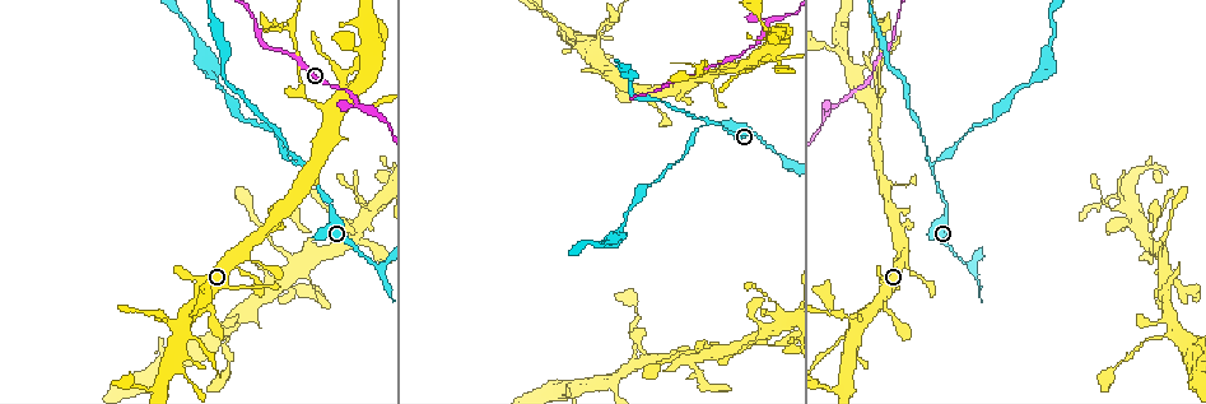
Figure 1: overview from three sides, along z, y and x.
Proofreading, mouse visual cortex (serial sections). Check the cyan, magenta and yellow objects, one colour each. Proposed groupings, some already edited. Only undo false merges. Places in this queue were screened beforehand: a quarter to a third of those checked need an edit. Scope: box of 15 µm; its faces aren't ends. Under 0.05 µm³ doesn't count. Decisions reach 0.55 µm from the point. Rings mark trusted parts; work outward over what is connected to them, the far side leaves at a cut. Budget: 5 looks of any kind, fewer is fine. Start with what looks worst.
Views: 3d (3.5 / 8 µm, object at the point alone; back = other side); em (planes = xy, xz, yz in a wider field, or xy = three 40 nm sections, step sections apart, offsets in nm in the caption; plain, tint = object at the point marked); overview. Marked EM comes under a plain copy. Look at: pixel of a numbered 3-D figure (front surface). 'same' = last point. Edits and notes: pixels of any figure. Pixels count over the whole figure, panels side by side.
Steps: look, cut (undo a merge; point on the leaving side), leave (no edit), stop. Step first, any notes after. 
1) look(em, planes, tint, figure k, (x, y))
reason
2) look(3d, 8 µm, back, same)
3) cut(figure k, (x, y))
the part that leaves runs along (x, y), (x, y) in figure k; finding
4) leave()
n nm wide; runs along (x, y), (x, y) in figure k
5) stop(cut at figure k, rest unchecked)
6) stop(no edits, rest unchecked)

look(3d, 3.5 µm, figure 1, (878, 101))
thin neck

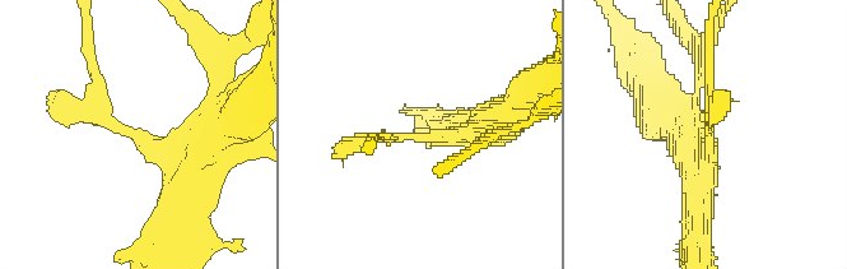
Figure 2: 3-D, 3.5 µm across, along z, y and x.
look(em, planes, tint, figure 2, (400, 138))
need the tissue

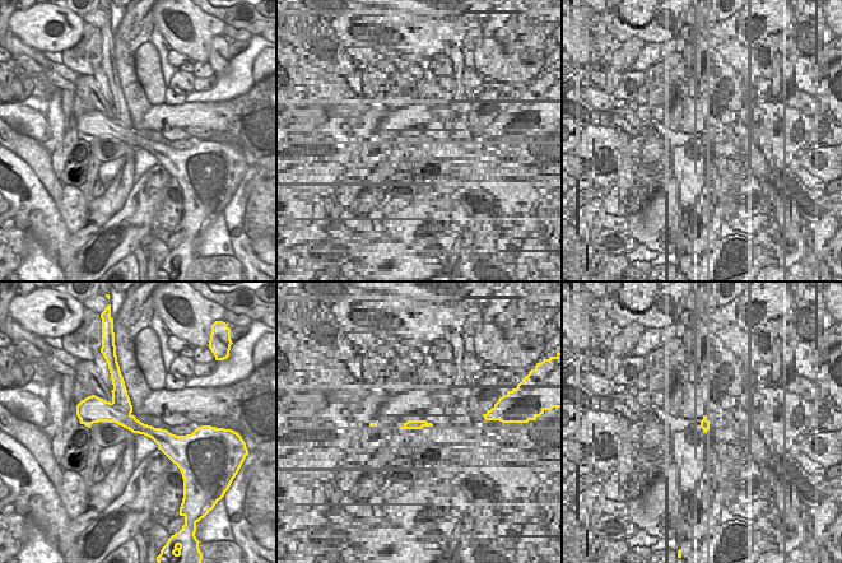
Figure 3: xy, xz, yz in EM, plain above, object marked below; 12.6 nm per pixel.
cut(figure 2, (710, 94))
300 nm wide; the part that leaves runs along (113, 125), (102, 117), (85, 27) in figure 2; two cells meet here

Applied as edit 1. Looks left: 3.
look(3d, 3.5 µm, figure 1, (360, 107))
arms part here

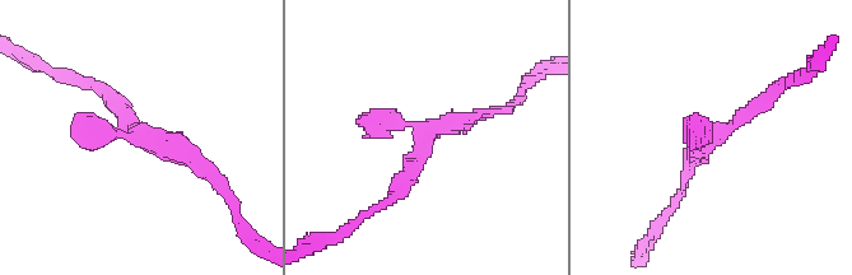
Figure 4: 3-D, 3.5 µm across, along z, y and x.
look(em, xy, step 2, tint, figure 4, (138, 136))
shape alone is not enough

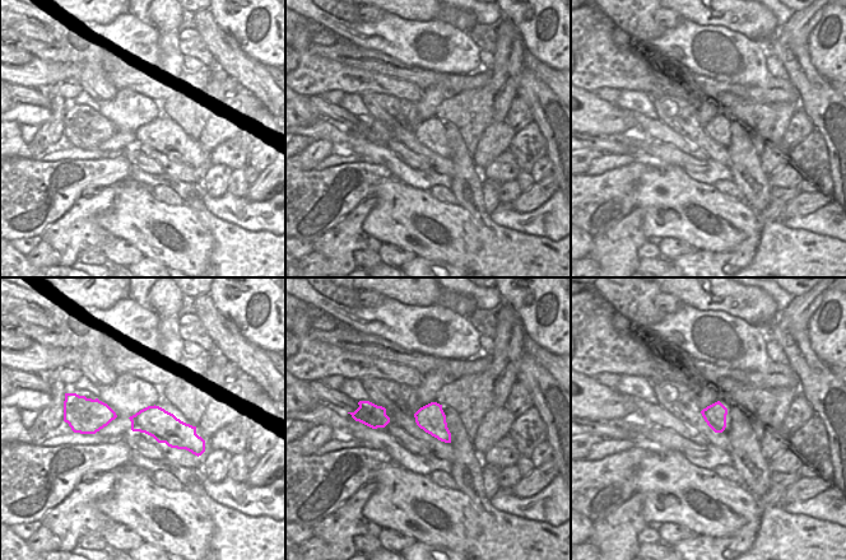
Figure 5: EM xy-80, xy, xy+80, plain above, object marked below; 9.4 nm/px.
leave()
runs along (390, 197), (437, 126), (492, 113) in figure 4; all the same cell

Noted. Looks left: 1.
stop(cut at figure 2, rest unchecked)

